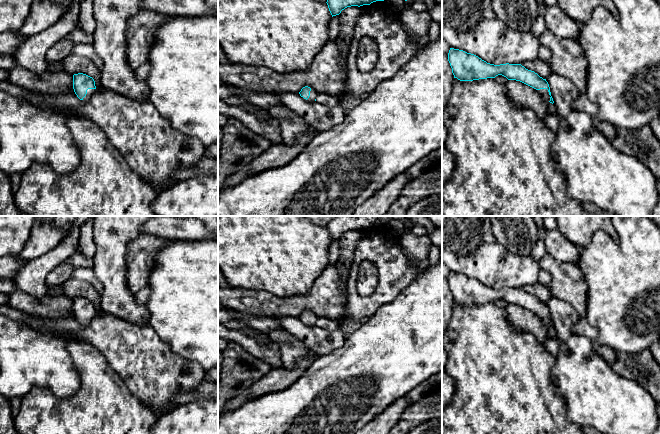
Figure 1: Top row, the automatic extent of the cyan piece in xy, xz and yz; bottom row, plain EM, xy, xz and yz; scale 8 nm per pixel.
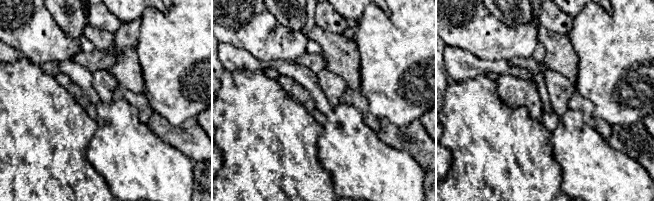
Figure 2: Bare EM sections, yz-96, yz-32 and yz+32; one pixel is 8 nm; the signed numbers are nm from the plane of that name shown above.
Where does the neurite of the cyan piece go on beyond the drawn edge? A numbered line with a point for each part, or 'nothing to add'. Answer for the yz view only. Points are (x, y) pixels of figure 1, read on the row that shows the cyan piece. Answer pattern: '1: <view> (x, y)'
1: yz (544, 93)

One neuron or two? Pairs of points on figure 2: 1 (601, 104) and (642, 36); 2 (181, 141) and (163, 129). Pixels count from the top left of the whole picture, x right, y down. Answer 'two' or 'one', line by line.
1: one
2: one

